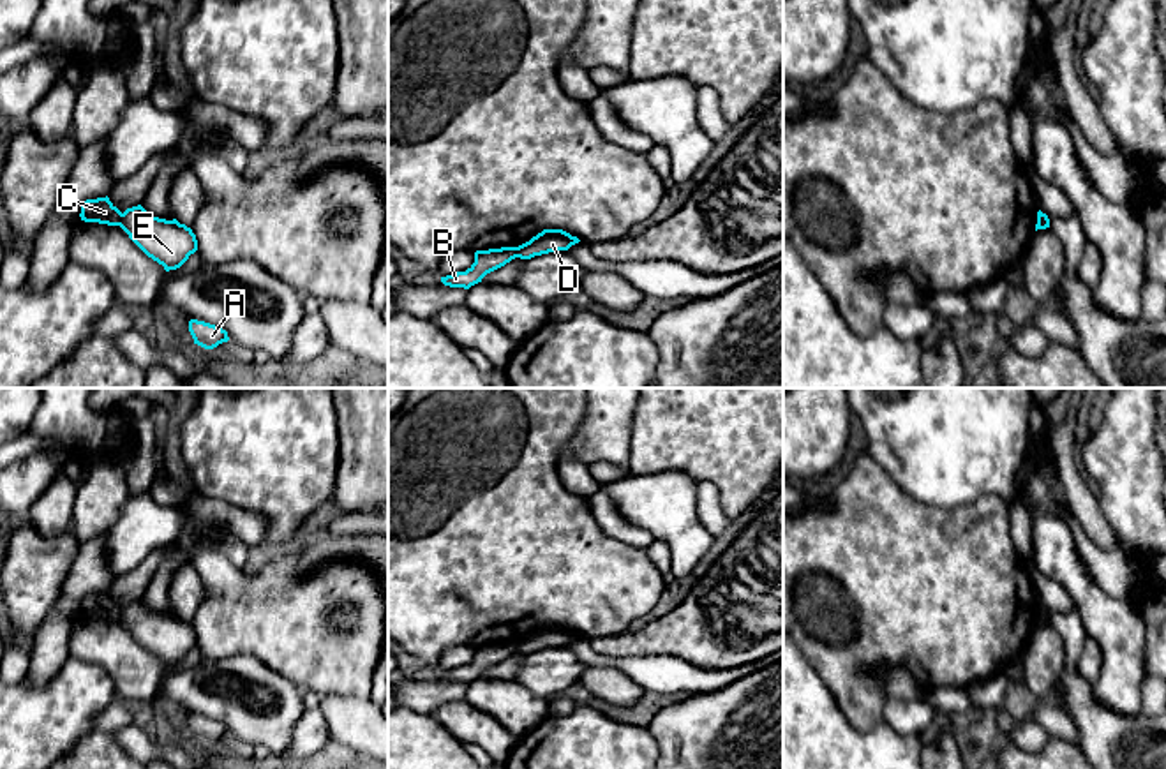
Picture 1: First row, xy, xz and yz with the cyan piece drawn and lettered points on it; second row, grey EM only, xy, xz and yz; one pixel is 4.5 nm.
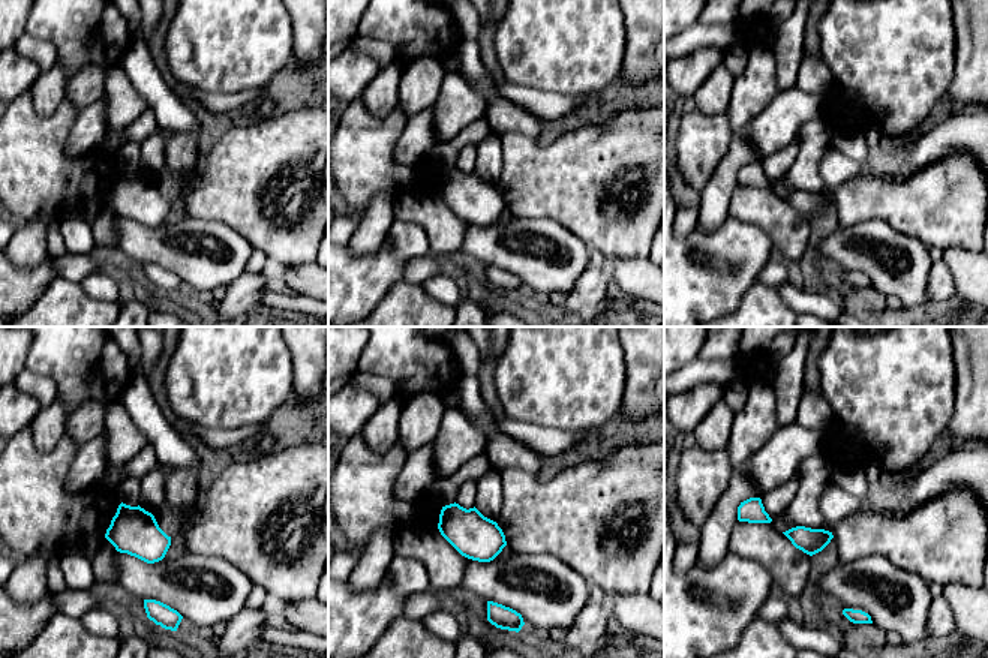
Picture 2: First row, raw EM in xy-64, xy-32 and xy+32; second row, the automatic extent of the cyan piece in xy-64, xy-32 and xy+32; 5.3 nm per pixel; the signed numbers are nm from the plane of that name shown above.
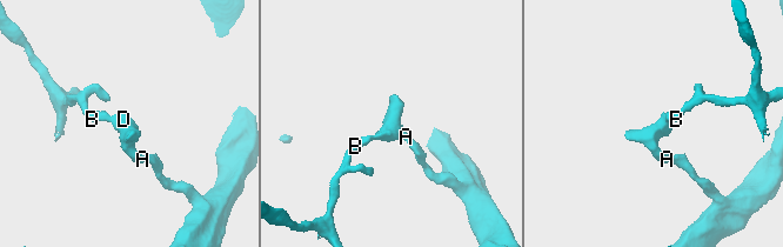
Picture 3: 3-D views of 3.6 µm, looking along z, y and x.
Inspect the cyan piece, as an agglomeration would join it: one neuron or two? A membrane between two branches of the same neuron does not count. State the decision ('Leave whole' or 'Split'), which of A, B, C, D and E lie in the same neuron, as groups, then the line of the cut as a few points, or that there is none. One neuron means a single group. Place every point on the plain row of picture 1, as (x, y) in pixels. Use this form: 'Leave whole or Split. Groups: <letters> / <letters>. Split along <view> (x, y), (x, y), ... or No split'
Split. Groups: A D E / B C. Split along xy (122, 609), (119, 619)

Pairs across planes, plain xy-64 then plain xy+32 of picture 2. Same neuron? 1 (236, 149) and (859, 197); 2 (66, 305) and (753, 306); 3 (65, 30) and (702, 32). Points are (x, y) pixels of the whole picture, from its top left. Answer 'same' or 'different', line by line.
1: same
2: same
3: different

